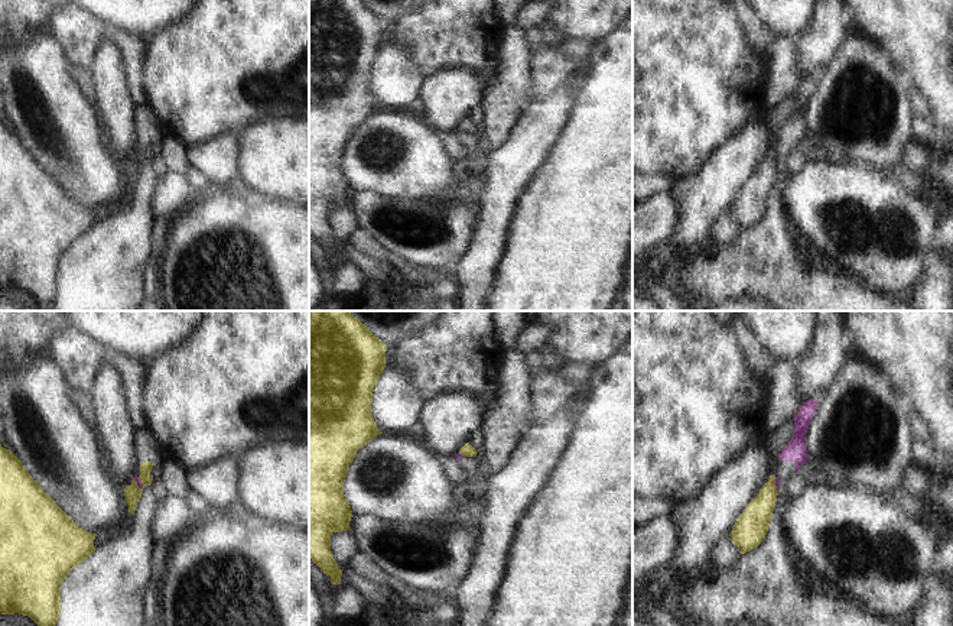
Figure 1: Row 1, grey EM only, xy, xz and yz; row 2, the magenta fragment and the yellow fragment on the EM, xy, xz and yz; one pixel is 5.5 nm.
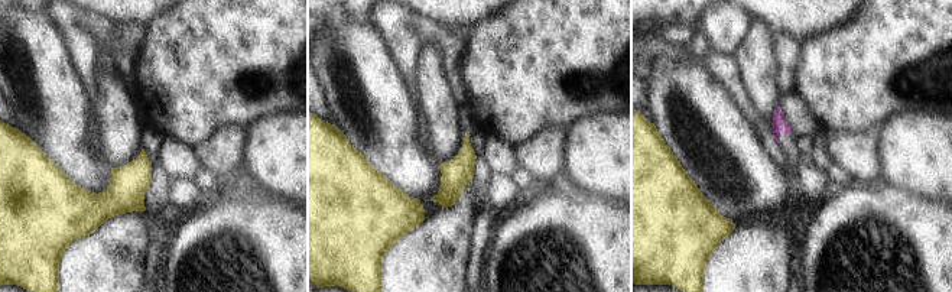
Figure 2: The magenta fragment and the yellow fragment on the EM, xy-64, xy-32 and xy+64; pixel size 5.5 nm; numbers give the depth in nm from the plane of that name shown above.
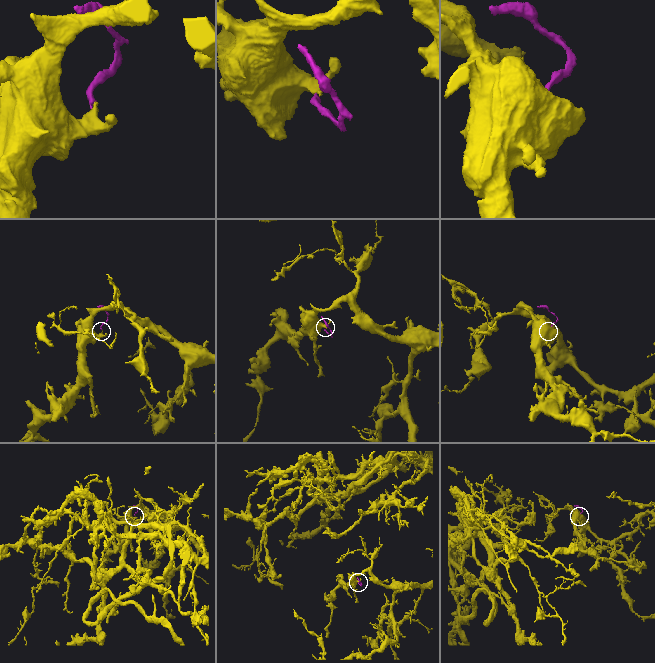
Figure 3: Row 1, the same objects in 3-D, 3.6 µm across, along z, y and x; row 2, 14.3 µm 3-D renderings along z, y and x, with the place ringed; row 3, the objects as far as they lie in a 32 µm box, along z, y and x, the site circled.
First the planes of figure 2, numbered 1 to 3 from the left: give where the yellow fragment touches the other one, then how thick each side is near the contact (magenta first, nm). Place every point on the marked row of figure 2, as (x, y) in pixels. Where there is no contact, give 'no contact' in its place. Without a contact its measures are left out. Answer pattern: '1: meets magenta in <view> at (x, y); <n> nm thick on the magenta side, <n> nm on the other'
1: no contact
2: no contact
3: no contact

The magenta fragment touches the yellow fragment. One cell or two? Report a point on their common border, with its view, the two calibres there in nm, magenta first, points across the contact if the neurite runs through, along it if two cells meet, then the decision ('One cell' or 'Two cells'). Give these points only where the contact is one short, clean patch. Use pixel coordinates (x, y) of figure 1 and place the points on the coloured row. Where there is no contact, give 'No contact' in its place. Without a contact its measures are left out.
Touches magenta at xy (139, 482). Thickness 30 nm (magenta) against 90 nm. Boundary: xy (133, 479), (143, 486). Two cells

